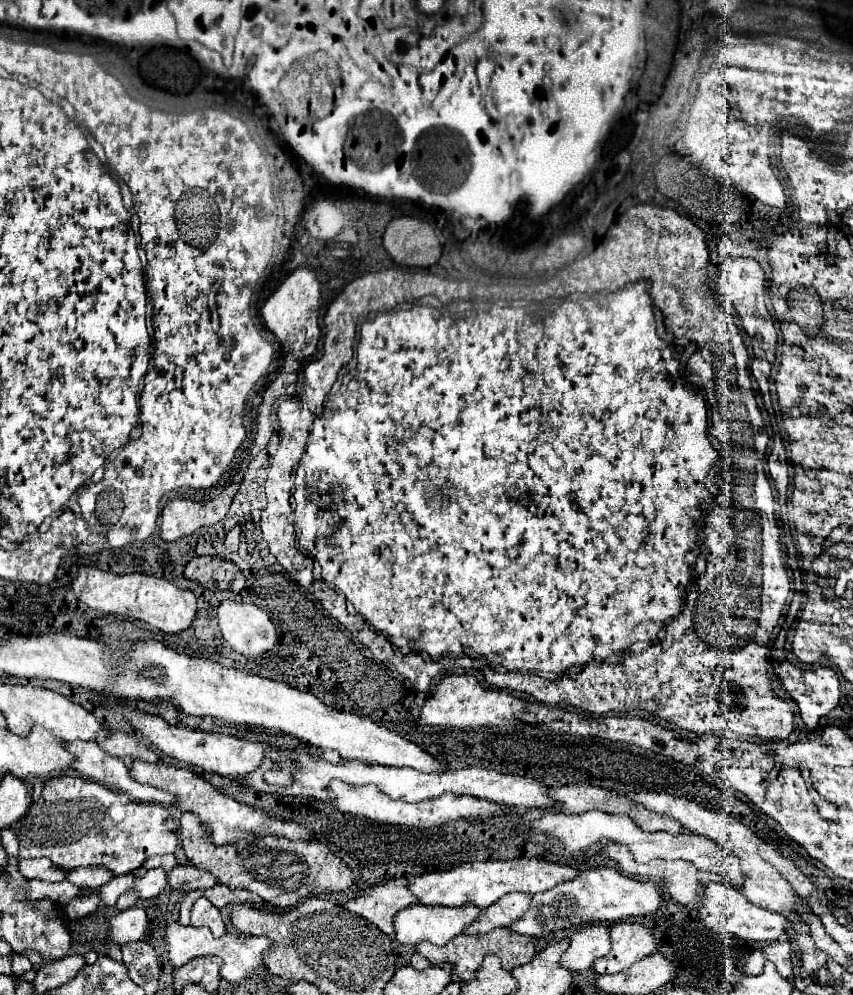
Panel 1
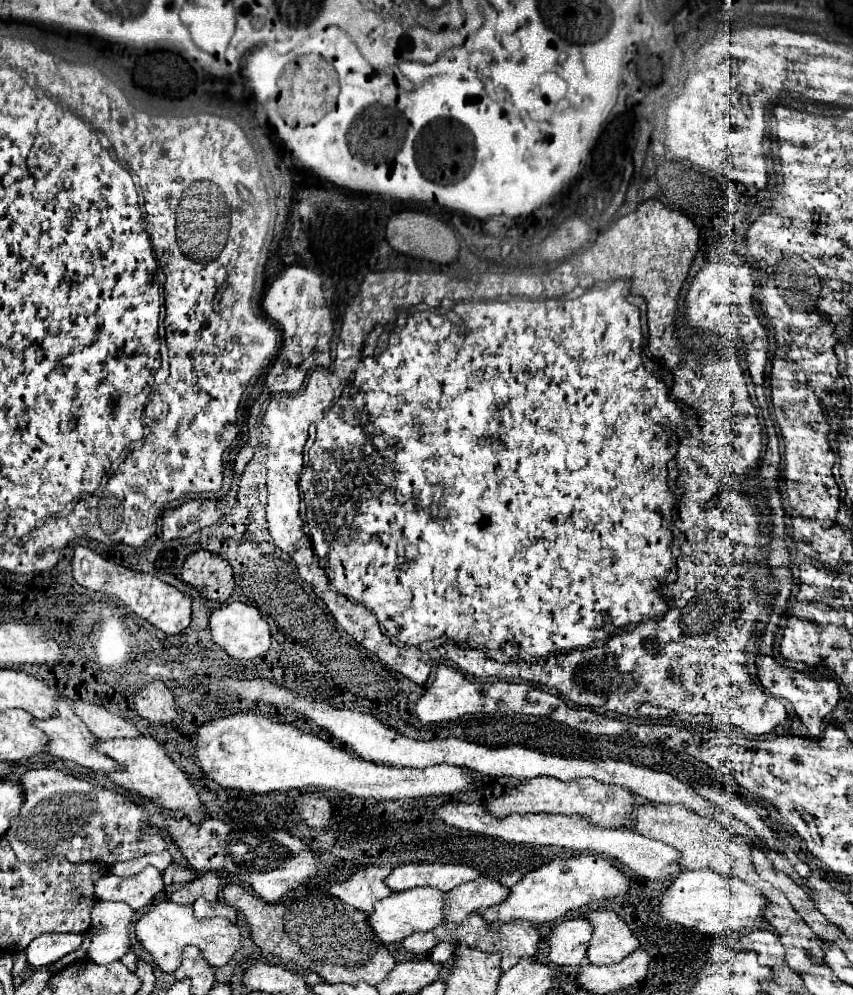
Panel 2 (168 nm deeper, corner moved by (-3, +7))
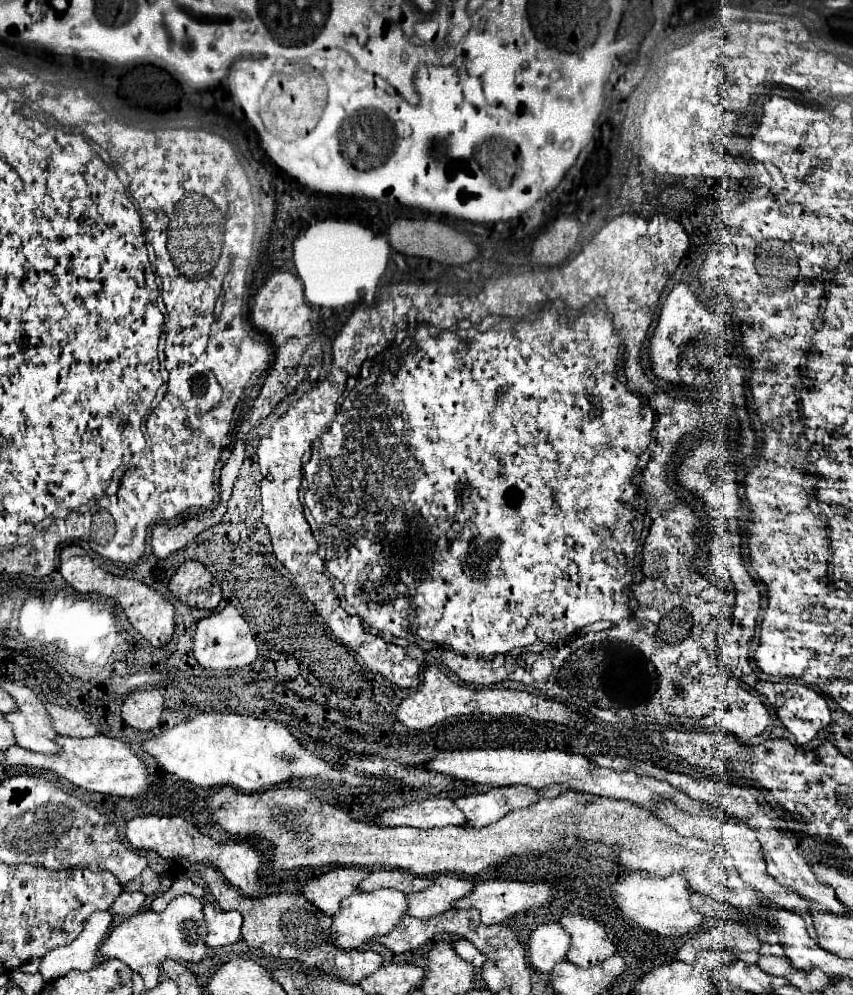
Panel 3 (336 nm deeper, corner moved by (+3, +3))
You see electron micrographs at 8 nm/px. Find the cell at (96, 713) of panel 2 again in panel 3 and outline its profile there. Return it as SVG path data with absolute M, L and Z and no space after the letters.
M44 704L44 706L52 720L52 726L58 734L70 736L70 738L86 738L86 736L100 734L98 728L78 710L66 710L56 704Z

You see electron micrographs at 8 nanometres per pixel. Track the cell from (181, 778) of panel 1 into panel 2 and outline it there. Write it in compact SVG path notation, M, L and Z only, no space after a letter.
M140 736L140 738L118 738L118 740L108 740L108 742L98 742L98 750L114 758L118 764L124 764L124 772L108 774L116 784L162 804L162 808L172 810L176 818L184 816L192 820L194 824L208 818L208 810L200 802L186 774L180 770L180 766L170 758L170 754L154 738Z

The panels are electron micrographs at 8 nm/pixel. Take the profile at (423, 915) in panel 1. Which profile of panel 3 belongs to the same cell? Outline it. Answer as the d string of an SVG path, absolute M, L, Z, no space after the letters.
M374 890L374 892L352 892L348 898L340 902L340 910L332 916L332 926L330 926L330 936L332 942L344 950L350 948L360 948L366 940L372 936L382 936L388 934L402 916L406 916L406 898L398 890Z

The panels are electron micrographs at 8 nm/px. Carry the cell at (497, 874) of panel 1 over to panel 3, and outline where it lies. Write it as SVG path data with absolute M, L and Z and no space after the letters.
M376 870L358 884L358 890L372 892L380 888L394 888L408 894L410 890L424 890L426 886L430 886L430 880L424 876L414 876L404 870Z

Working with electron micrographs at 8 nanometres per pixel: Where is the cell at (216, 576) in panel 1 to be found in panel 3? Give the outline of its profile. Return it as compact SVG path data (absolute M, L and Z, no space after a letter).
M184 562L170 578L168 590L186 606L214 610L222 600L218 580L200 562Z

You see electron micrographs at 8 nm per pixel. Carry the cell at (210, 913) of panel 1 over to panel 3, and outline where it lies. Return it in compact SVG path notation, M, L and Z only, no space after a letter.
M204 906L204 918L208 922L208 936L206 946L208 948L220 948L228 946L240 940L240 926L242 926L242 914L232 910L216 910L214 906Z

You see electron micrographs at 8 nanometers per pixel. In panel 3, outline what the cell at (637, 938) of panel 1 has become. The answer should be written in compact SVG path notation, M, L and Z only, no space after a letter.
M562 916L560 926L570 934L570 948L566 958L582 968L598 966L598 962L610 958L616 948L604 926L586 916Z

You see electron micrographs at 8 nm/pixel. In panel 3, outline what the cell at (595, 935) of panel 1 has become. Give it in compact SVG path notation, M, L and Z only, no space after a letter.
M540 924L530 932L528 956L538 972L550 972L554 964L566 960L570 936L558 924Z

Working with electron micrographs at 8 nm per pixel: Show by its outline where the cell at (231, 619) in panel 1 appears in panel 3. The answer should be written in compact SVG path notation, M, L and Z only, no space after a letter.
M224 606L222 610L214 610L210 616L202 618L196 624L194 634L194 658L206 670L226 670L226 668L244 668L256 660L258 646L252 638L252 632L246 620L234 606Z

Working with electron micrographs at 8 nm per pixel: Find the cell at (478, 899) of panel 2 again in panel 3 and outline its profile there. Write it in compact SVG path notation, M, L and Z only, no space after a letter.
M440 874L432 884L420 892L406 894L408 914L414 918L430 918L452 908L452 902L466 896L472 890L472 882L466 878L454 878L452 874Z

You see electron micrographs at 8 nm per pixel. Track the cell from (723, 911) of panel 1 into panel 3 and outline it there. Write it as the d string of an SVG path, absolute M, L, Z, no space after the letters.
M622 874L616 878L616 882L612 882L610 888L618 910L628 920L660 936L688 934L704 920L702 914L694 914L690 910L690 886L684 874L672 874L666 878L650 878L646 874Z

